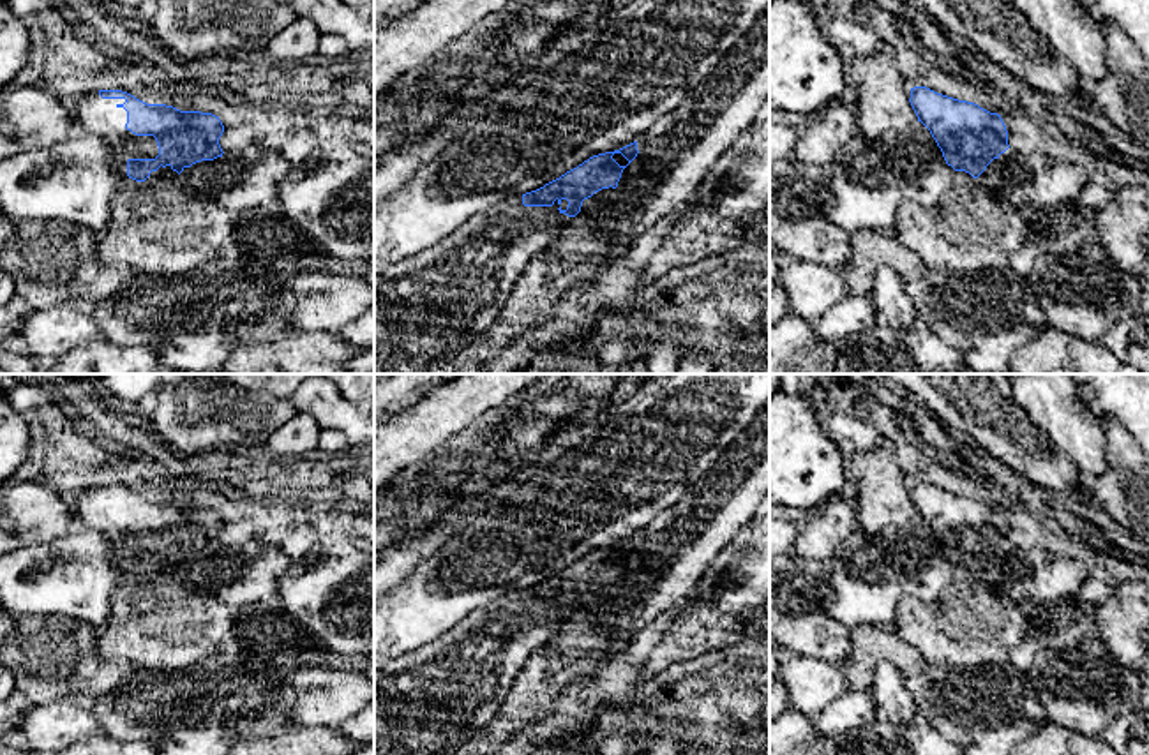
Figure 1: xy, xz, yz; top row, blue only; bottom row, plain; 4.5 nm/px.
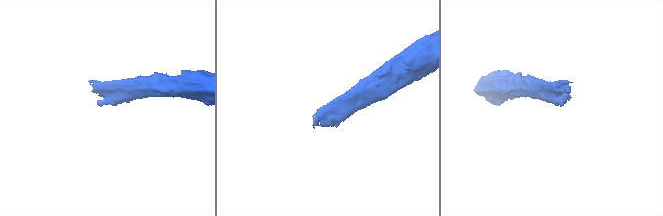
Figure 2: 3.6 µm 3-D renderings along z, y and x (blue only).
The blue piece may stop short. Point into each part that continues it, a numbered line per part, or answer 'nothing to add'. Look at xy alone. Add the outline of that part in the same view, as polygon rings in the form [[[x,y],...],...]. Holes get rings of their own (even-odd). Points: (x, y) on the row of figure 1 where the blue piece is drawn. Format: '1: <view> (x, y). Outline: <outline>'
1: xy (92, 113). Outline: [[[86,92],[69,102],[71,118],[81,132],[95,134],[113,148],[115,169],[127,176],[129,159],[155,159],[159,146],[154,136],[136,136],[125,129],[125,99],[102,99],[99,92]]]

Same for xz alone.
1: xz (428, 307). Outline: [[[522,196],[508,198],[374,277],[374,374],[441,374],[496,321],[524,268],[574,219],[563,213],[567,206],[567,199],[556,199],[552,206],[524,206]]]

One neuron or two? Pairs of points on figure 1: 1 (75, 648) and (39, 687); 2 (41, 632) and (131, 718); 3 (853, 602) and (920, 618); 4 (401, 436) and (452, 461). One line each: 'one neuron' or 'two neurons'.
1: one neuron
2: two neurons
3: two neurons
4: two neurons

